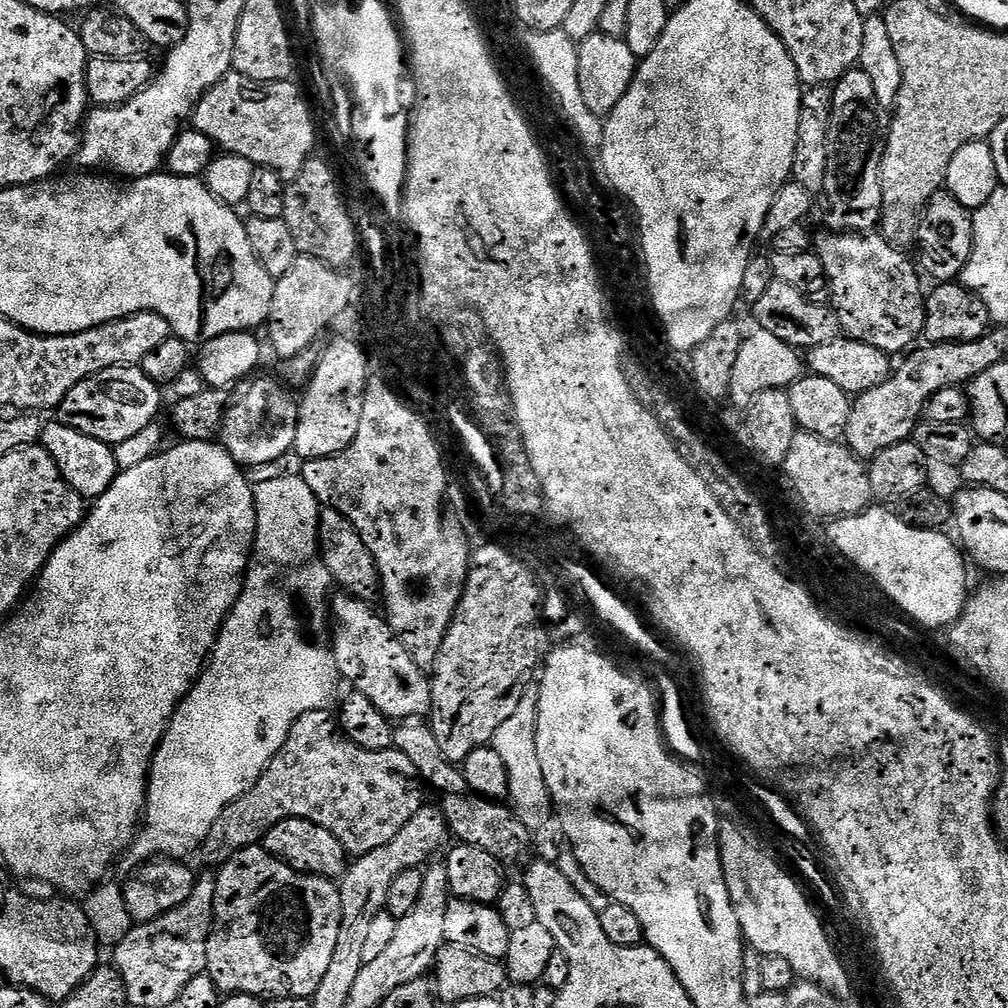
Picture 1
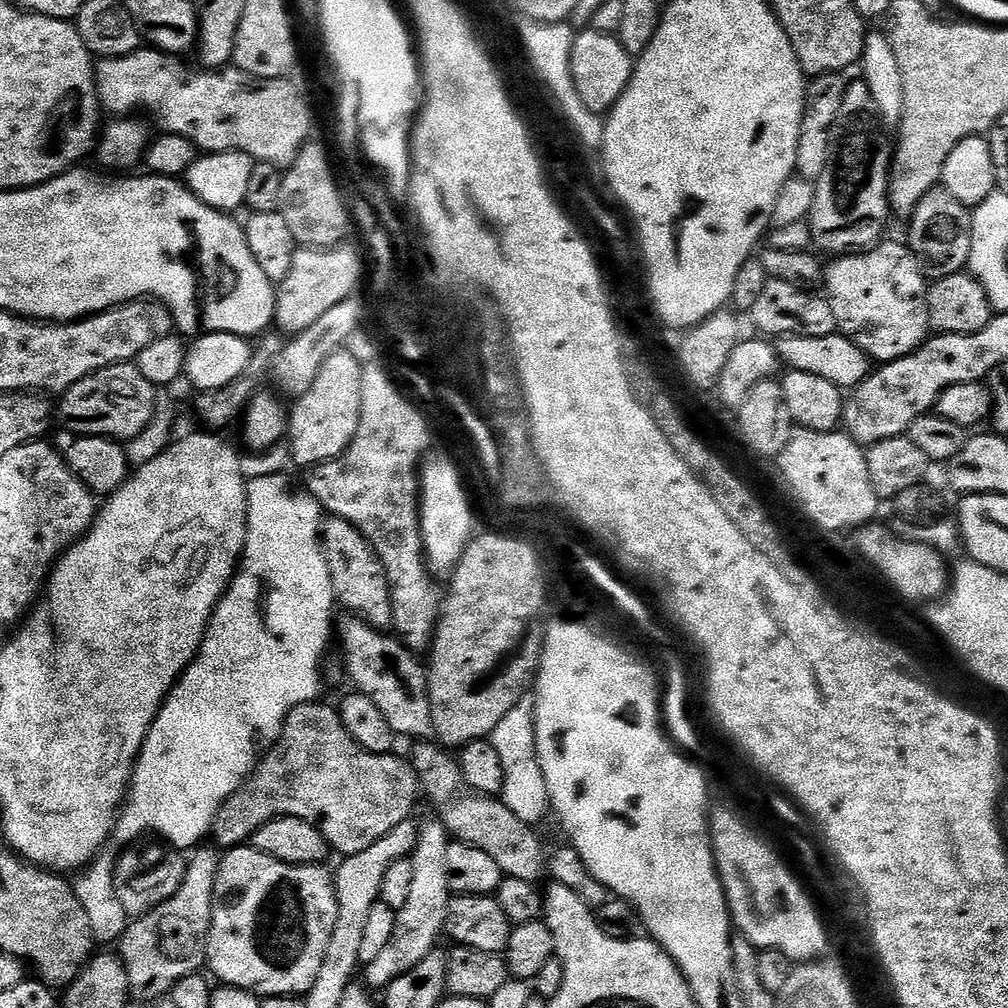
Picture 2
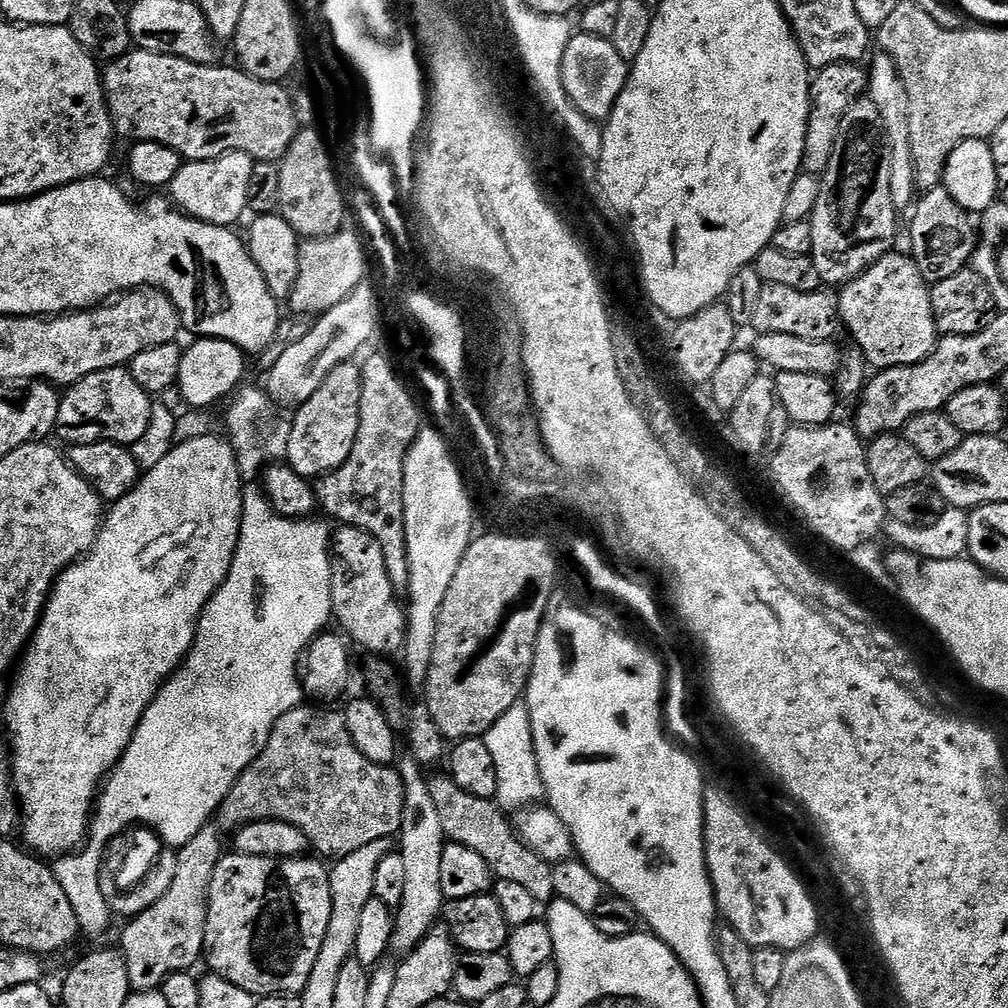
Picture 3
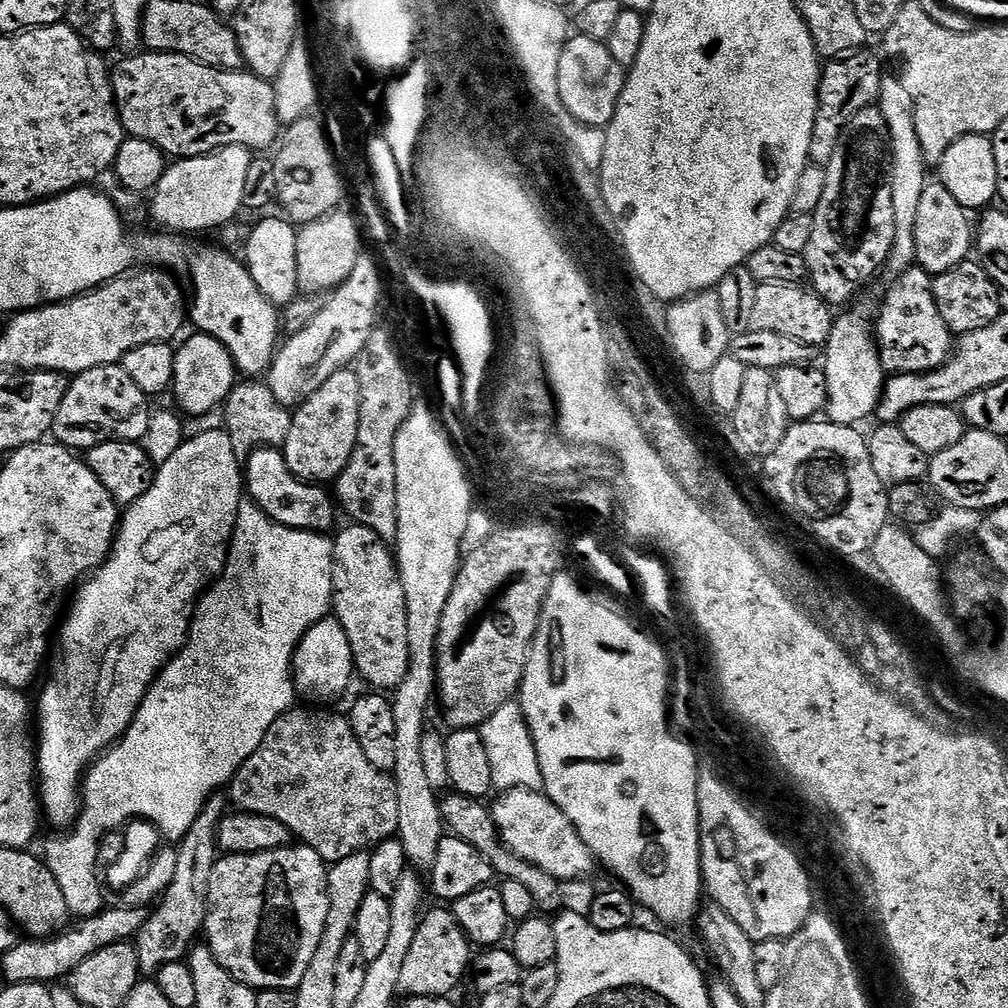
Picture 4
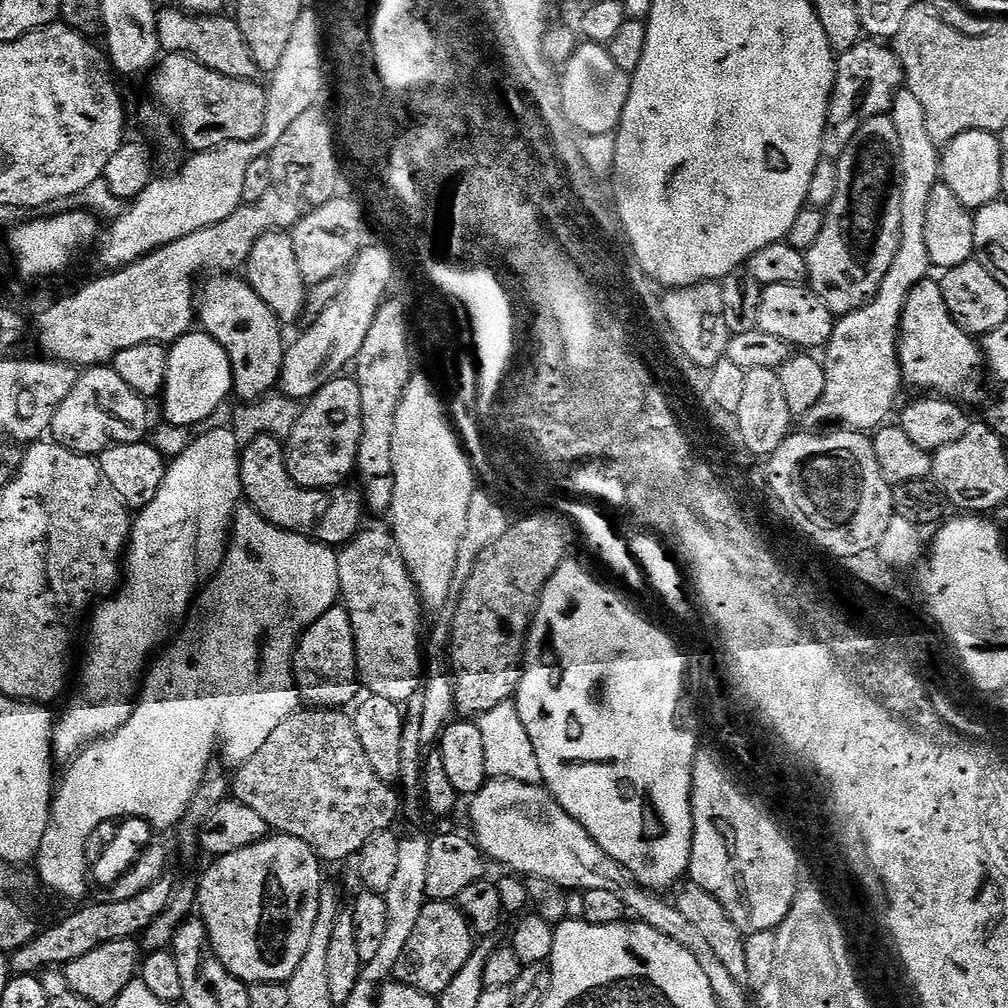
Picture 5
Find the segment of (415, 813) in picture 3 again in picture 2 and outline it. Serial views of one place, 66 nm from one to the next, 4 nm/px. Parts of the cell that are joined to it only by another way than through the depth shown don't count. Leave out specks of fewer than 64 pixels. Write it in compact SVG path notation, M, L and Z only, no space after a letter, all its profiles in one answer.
M429 818L425 824L419 825L416 833L416 849L410 857L414 868L414 876L410 881L411 889L406 906L396 909L394 934L390 934L390 942L386 942L382 954L374 958L364 969L363 983L372 990L383 990L390 982L414 970L426 958L426 954L437 951L440 935L443 937L448 922L448 907L453 893L450 881L446 879L446 850L450 843L448 831L441 820Z

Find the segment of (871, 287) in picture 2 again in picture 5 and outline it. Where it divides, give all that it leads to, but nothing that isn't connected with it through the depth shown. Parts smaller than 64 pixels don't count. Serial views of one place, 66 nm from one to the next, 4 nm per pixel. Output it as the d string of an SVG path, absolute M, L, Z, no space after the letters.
M939 279L918 282L908 296L900 319L900 335L896 337L896 357L900 360L900 374L905 385L913 384L924 388L920 390L957 402L976 400L984 392L986 368L982 363L981 345L950 318Z

